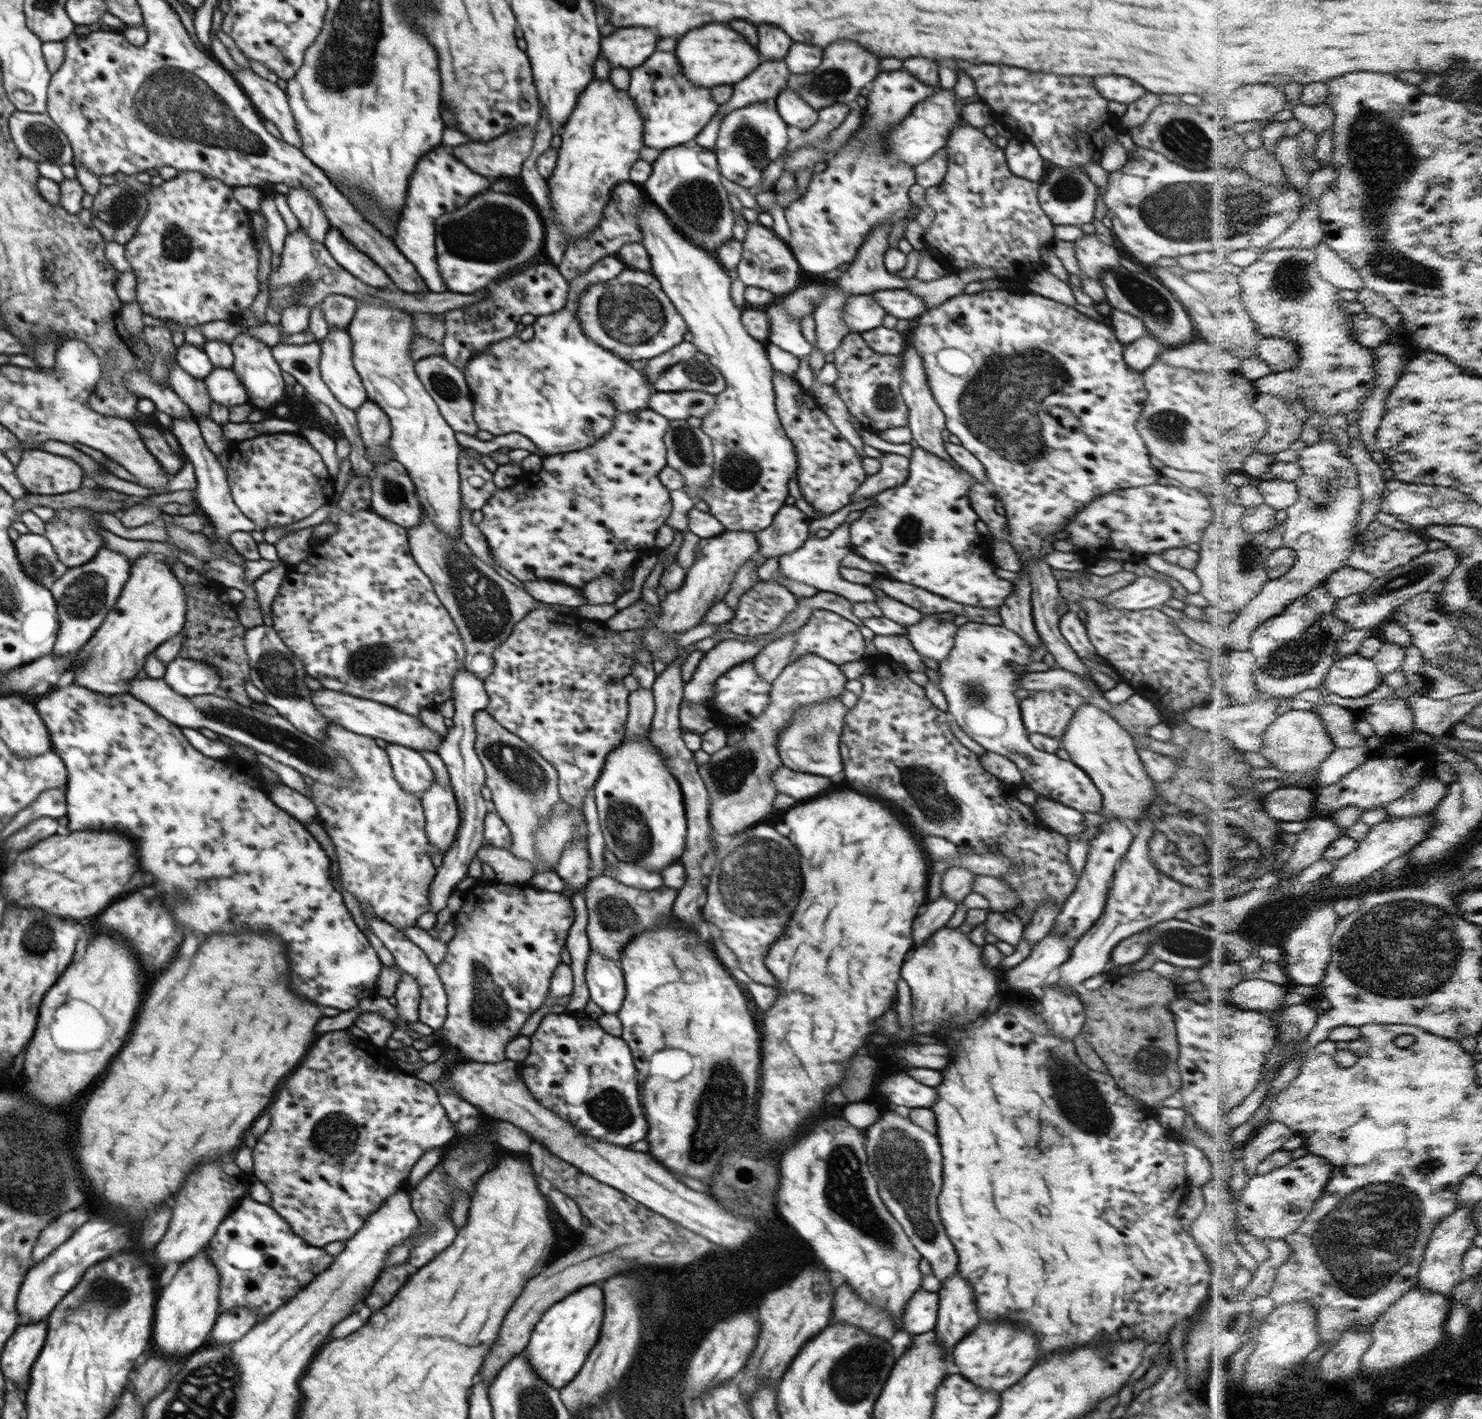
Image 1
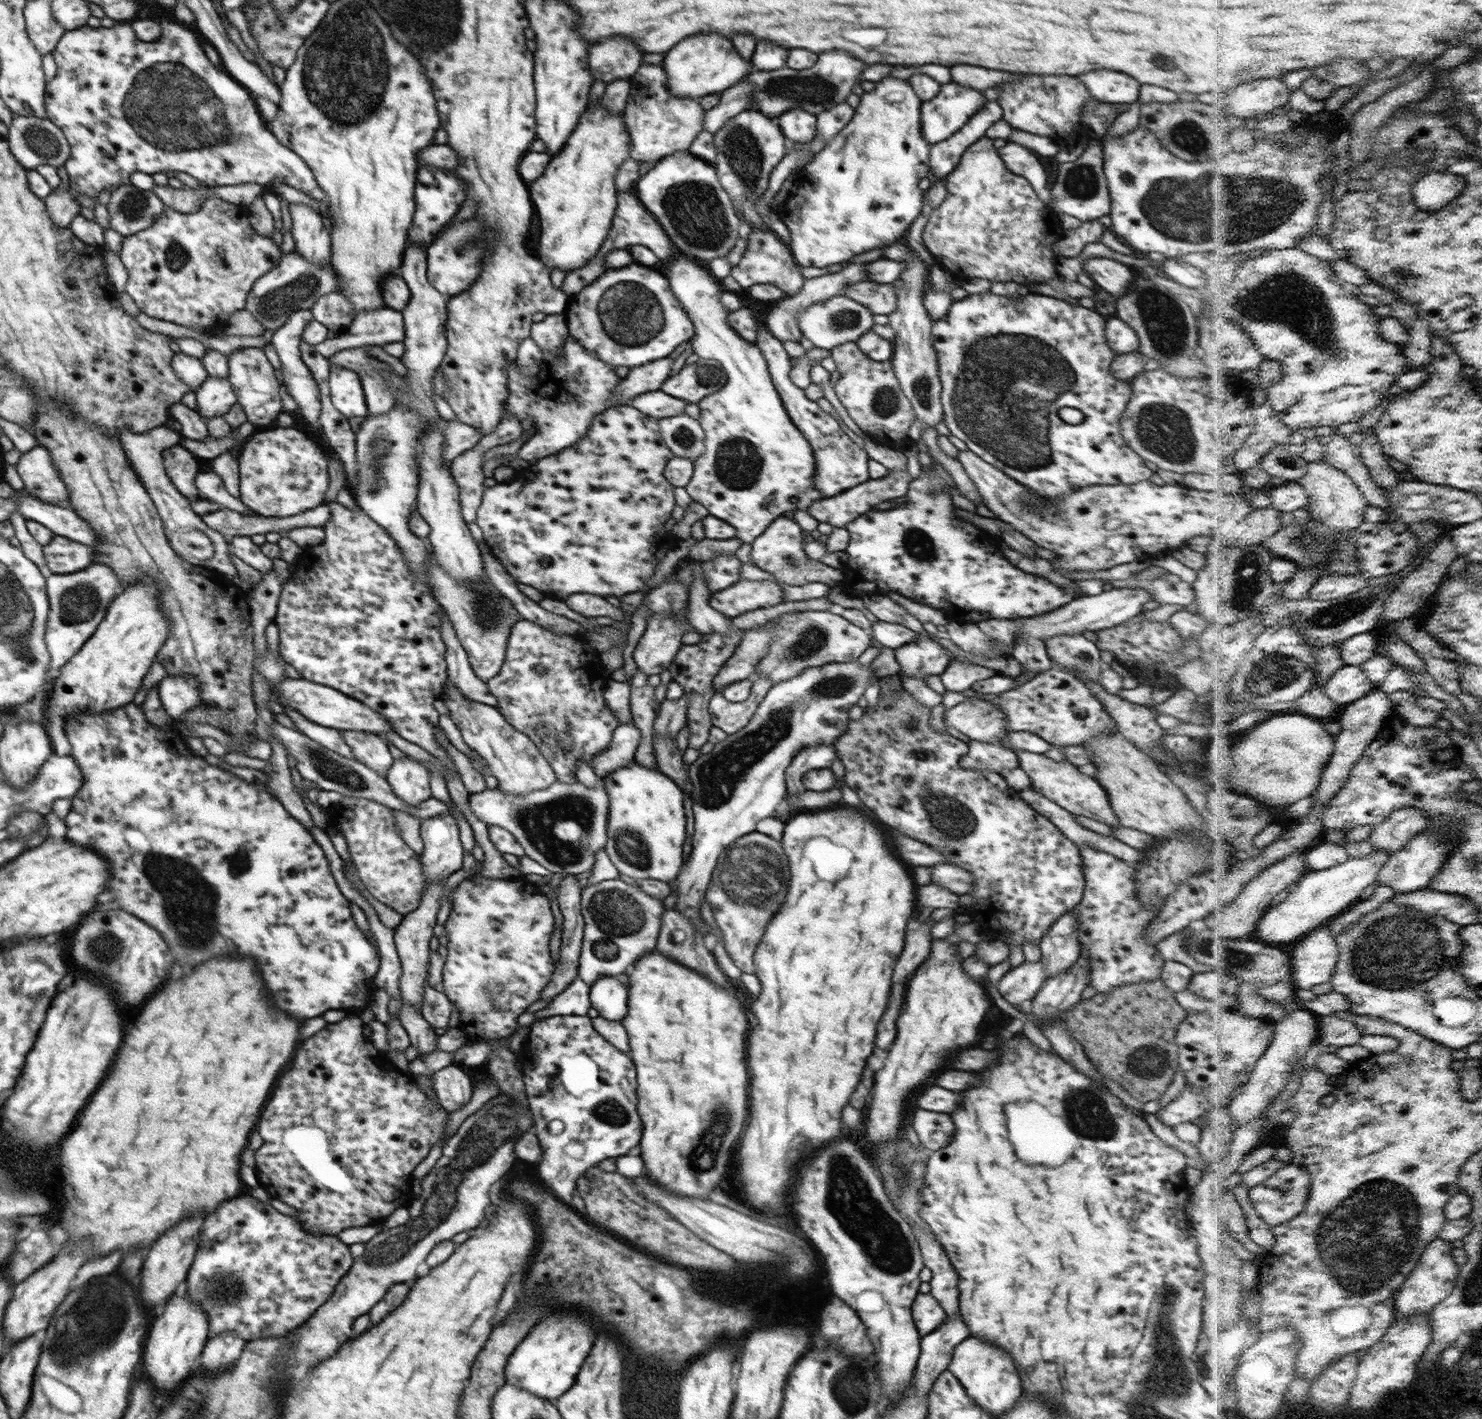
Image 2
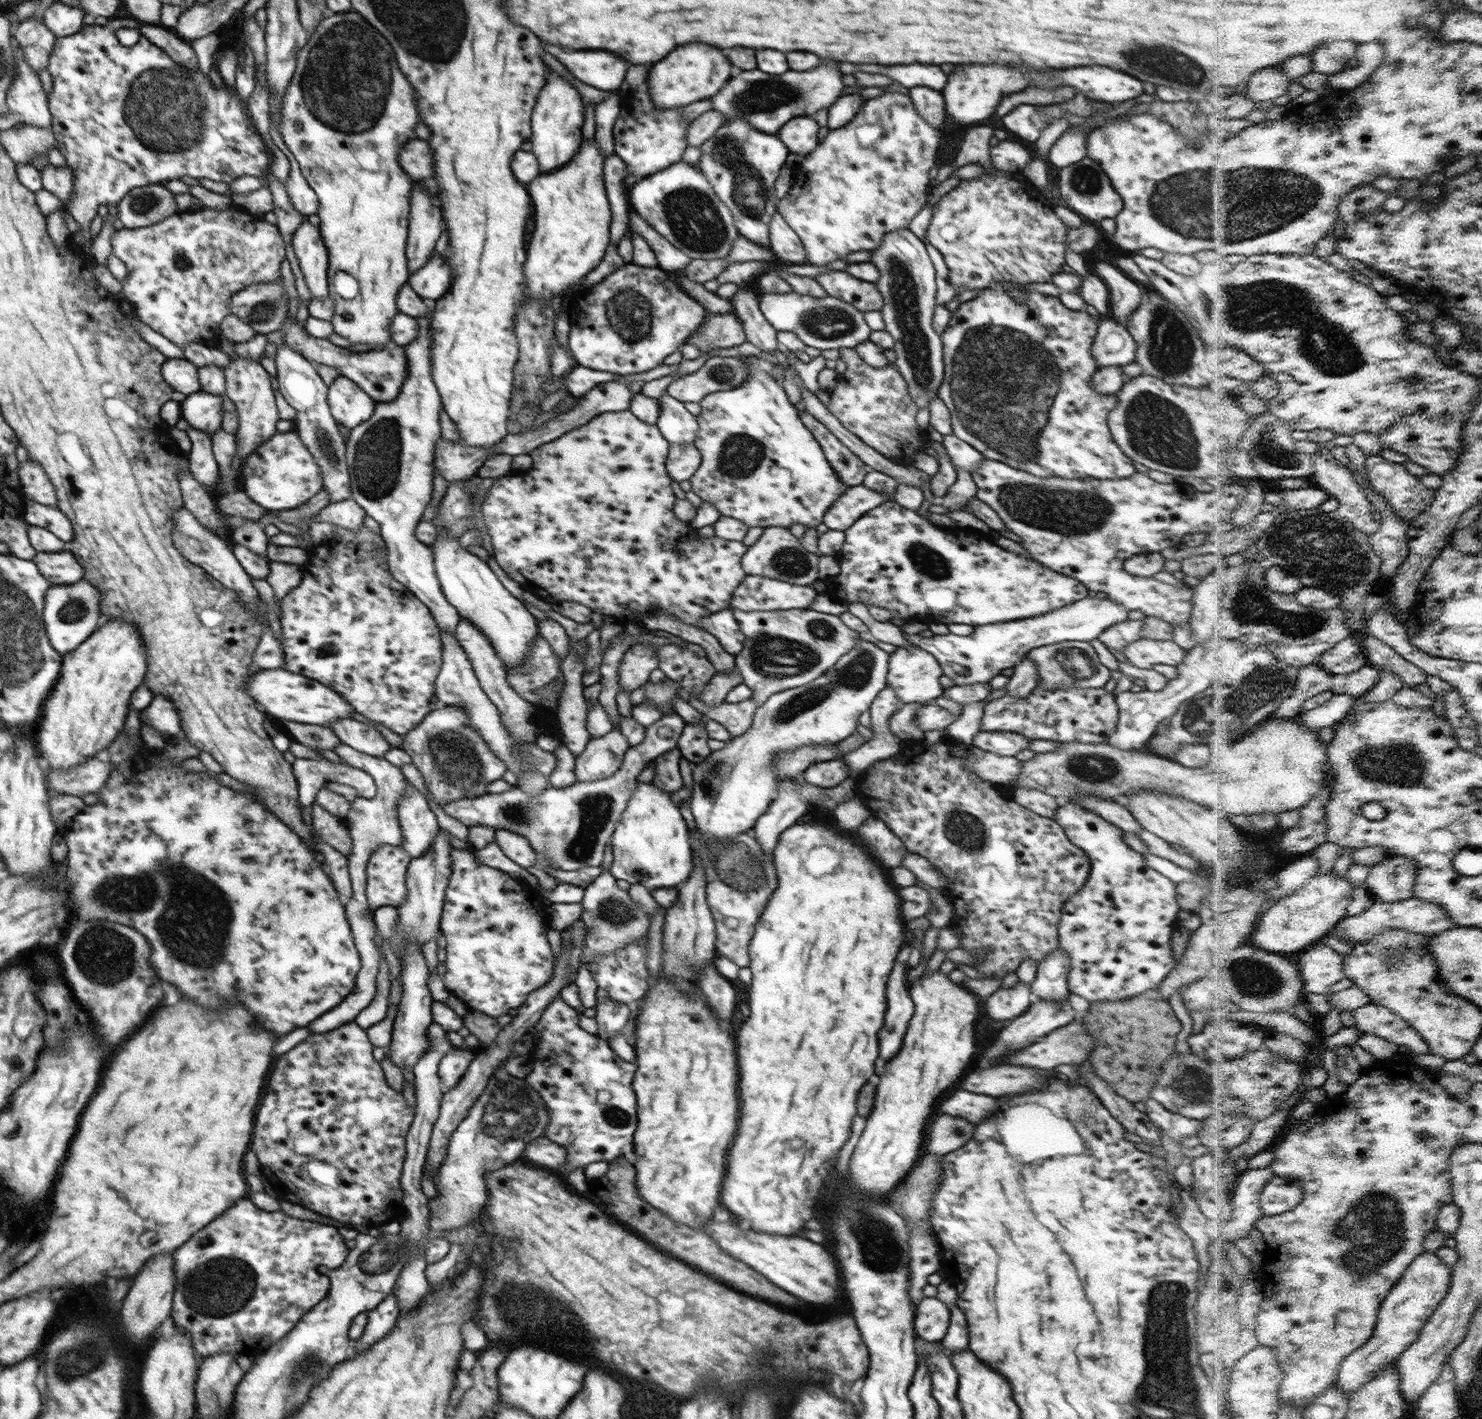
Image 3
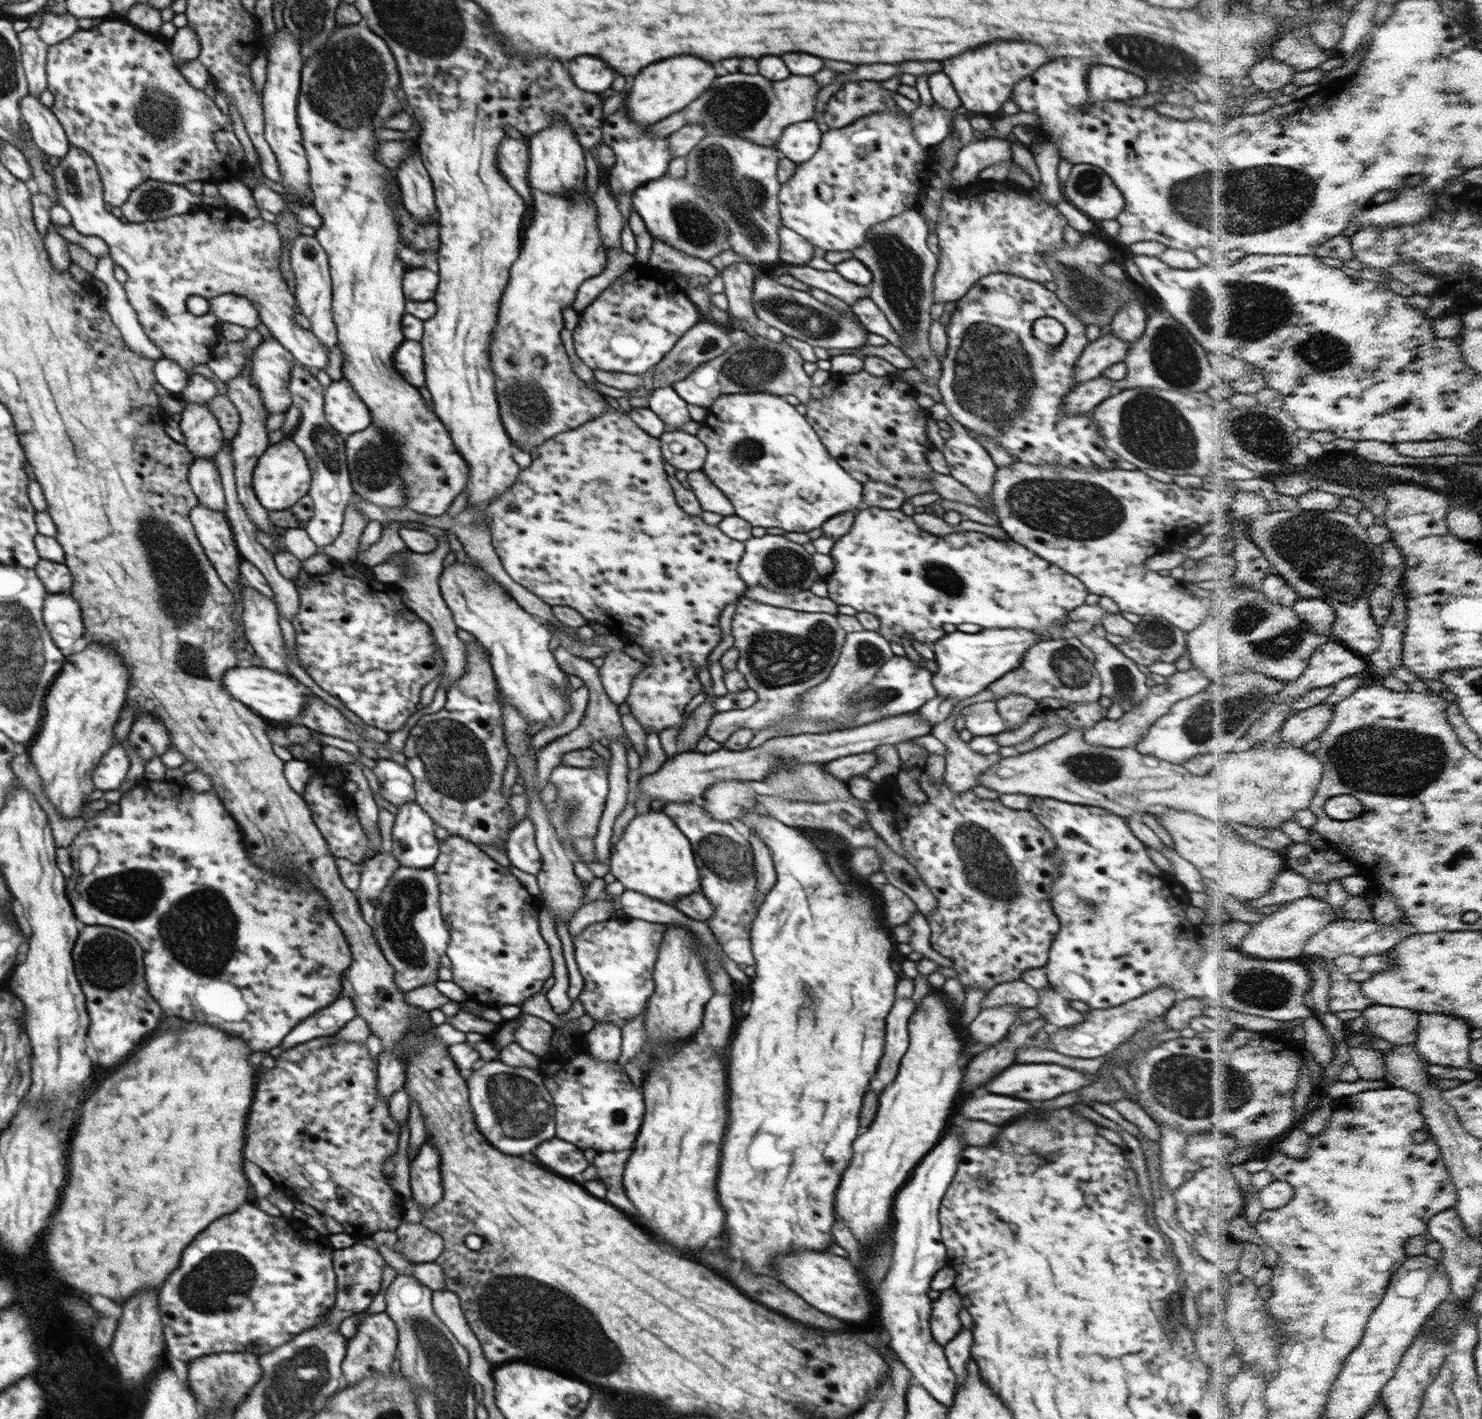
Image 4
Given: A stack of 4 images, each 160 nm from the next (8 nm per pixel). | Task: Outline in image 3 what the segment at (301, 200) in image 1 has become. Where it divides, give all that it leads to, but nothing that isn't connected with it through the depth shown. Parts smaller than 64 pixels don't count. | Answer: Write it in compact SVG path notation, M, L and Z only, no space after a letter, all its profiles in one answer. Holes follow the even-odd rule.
M304 218L297 232L293 234L291 244L311 298L329 296L329 256L319 227Z

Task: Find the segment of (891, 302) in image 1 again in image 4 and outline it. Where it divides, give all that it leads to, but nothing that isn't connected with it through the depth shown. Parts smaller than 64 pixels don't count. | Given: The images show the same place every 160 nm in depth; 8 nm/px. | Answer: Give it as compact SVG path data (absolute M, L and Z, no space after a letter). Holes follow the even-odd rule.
M787 265L785 269L787 274L792 275L796 280L801 280L810 287L827 292L850 306L856 300L866 297L862 285L846 280L836 271L817 270L808 265Z

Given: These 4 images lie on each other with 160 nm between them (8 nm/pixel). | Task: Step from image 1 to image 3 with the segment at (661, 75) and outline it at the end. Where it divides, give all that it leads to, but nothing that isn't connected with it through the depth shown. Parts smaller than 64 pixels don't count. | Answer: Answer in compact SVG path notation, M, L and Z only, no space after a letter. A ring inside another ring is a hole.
M639 86L621 101L621 109L613 126L613 152L626 163L628 174L644 179L681 161L688 148L689 124L681 116L681 107L658 108L650 96L649 88Z

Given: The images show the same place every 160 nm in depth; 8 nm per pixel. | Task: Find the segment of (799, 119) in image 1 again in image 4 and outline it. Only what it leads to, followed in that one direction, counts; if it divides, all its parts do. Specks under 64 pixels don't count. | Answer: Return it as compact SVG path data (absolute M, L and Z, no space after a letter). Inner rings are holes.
M805 120L787 126L777 142L777 150L796 164L806 162L819 149L822 133L818 121Z

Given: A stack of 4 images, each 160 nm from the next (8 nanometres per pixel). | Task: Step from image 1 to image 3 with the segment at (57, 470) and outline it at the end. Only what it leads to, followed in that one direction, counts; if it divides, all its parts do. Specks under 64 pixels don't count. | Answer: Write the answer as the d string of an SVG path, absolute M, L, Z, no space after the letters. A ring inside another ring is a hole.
M30 460L23 464L20 463L18 466L24 498L33 500L38 504L56 507L56 491L44 469L38 463Z

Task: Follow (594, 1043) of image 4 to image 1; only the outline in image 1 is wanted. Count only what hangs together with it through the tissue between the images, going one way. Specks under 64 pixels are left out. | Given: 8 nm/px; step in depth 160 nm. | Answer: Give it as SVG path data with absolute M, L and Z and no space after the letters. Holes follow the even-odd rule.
M591 950L585 979L592 999L606 1014L617 1014L625 998L625 978L620 963Z

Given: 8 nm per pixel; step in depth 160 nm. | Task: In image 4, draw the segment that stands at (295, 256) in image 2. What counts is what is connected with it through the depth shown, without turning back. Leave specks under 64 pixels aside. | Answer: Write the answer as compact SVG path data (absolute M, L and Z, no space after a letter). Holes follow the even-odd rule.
M231 293L215 296L209 301L209 312L214 316L215 322L229 322L244 328L253 328L259 324L259 312L251 300Z

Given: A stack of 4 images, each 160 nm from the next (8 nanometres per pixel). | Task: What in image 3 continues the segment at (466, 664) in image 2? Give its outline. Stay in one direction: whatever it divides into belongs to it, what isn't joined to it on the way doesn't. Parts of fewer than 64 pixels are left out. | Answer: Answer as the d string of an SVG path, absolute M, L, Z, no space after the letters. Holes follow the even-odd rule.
M417 180L413 181L410 202L405 251L408 270L412 274L419 271L432 256L445 223L440 208L433 203L431 192ZM425 299L429 310L425 316L417 316L419 335L416 340L404 346L408 359L408 372L400 395L395 400L386 403L377 403L372 417L350 429L347 438L346 460L351 480L351 499L357 502L370 518L380 526L380 534L387 547L388 572L394 580L403 584L418 600L421 600L430 609L437 622L440 632L455 634L457 624L461 621L458 611L443 595L440 581L435 573L433 548L422 544L415 536L415 529L426 505L432 500L434 477L434 452L436 441L441 437L440 412L443 410L442 400L431 375L431 317L434 302Z

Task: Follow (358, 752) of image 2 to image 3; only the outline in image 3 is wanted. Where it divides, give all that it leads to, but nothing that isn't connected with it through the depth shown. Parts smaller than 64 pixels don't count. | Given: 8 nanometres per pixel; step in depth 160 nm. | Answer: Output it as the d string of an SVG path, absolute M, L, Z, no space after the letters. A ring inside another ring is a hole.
M338 719L329 724L336 736L348 746L365 755L383 757L391 749L384 736L371 724L355 719Z

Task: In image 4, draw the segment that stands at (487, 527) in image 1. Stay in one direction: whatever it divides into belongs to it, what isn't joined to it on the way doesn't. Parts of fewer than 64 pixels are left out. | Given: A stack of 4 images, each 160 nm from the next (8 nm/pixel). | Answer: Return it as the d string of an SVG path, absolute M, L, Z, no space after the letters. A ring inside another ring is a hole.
M611 410L588 421L582 427L570 429L548 438L544 444L536 447L532 452L532 465L519 471L513 485L487 506L485 514L496 554L514 582L536 594L551 607L568 606L577 610L588 625L602 624L602 626L610 628L614 634L626 639L638 636L638 640L634 640L633 643L638 644L646 654L651 656L652 660L645 664L644 670L640 671L632 681L626 704L630 707L630 714L638 720L645 732L659 734L665 728L681 726L686 719L686 710L689 710L701 698L700 692L703 685L696 673L698 669L707 666L708 656L720 644L722 609L728 603L736 603L740 597L744 596L748 586L737 571L737 566L745 551L744 542L729 538L717 526L708 526L702 520L701 515L687 514L676 503L674 490L668 481L666 470L664 470L661 440L643 432L628 415Z

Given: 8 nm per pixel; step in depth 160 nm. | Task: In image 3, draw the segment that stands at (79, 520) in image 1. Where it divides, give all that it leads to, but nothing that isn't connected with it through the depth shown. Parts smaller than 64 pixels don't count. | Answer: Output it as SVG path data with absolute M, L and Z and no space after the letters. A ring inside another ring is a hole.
M65 542L62 552L37 552L33 561L51 584L74 584L83 578L83 568L72 554L70 542Z

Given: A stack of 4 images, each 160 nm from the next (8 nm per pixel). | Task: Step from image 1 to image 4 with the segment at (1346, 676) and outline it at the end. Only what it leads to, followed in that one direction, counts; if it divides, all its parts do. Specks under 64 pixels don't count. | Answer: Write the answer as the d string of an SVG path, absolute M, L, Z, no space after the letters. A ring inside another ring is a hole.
M1324 702L1303 711L1295 711L1288 717L1277 738L1293 746L1306 746L1308 742L1320 739L1334 720L1335 708L1336 704Z

